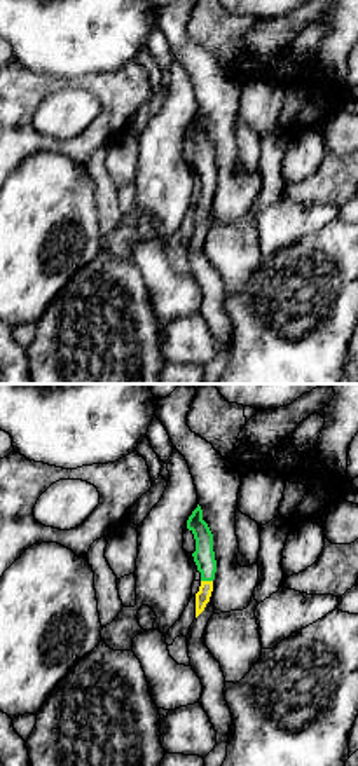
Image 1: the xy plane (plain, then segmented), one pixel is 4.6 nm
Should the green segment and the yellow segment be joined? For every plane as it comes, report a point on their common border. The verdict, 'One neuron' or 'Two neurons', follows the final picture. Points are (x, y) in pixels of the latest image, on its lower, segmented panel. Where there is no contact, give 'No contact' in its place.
Touches green at (206, 580)

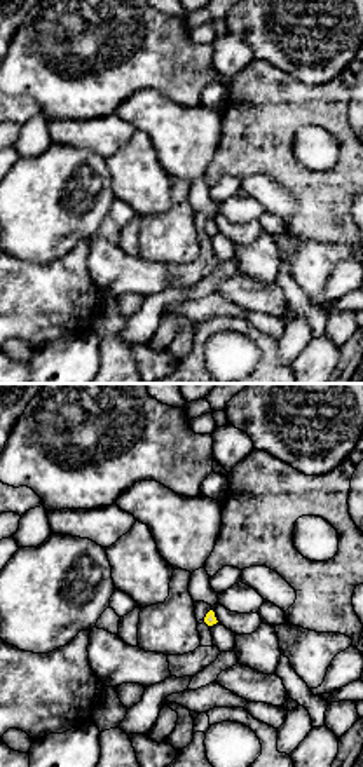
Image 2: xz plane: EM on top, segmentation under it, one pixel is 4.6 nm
No contact

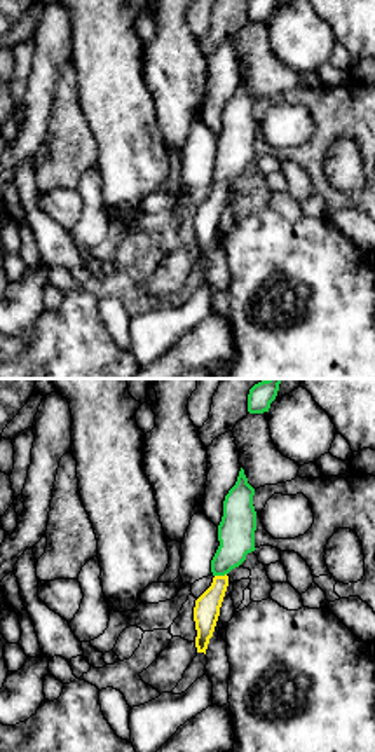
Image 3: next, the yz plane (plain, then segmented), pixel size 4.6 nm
Touches green at (220, 574)

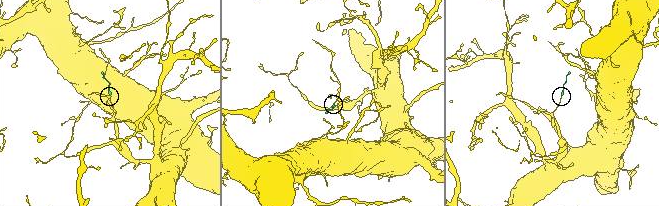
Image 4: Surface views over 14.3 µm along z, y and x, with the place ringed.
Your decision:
One neuron

